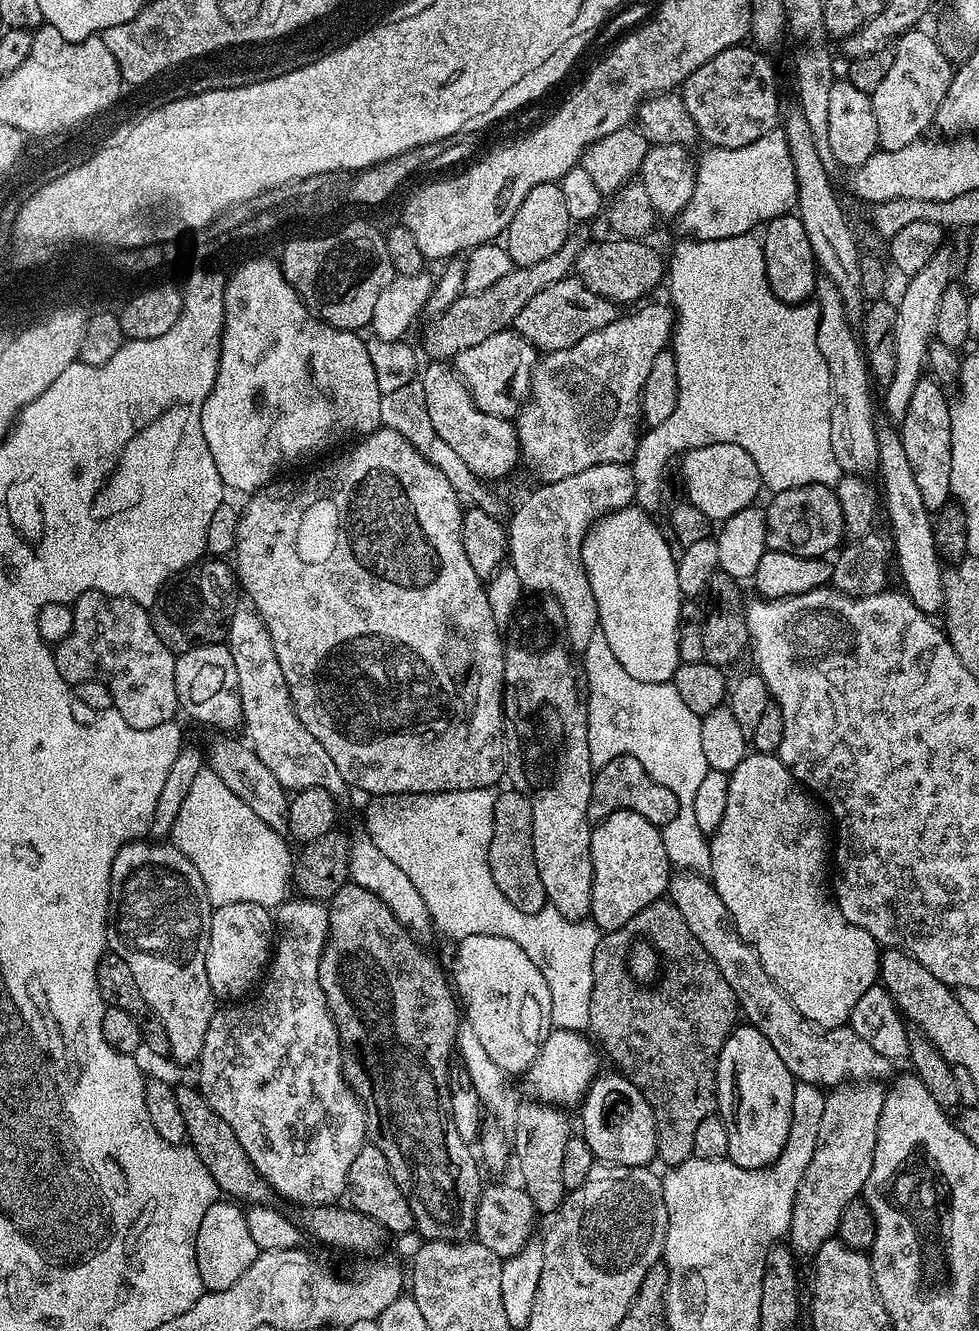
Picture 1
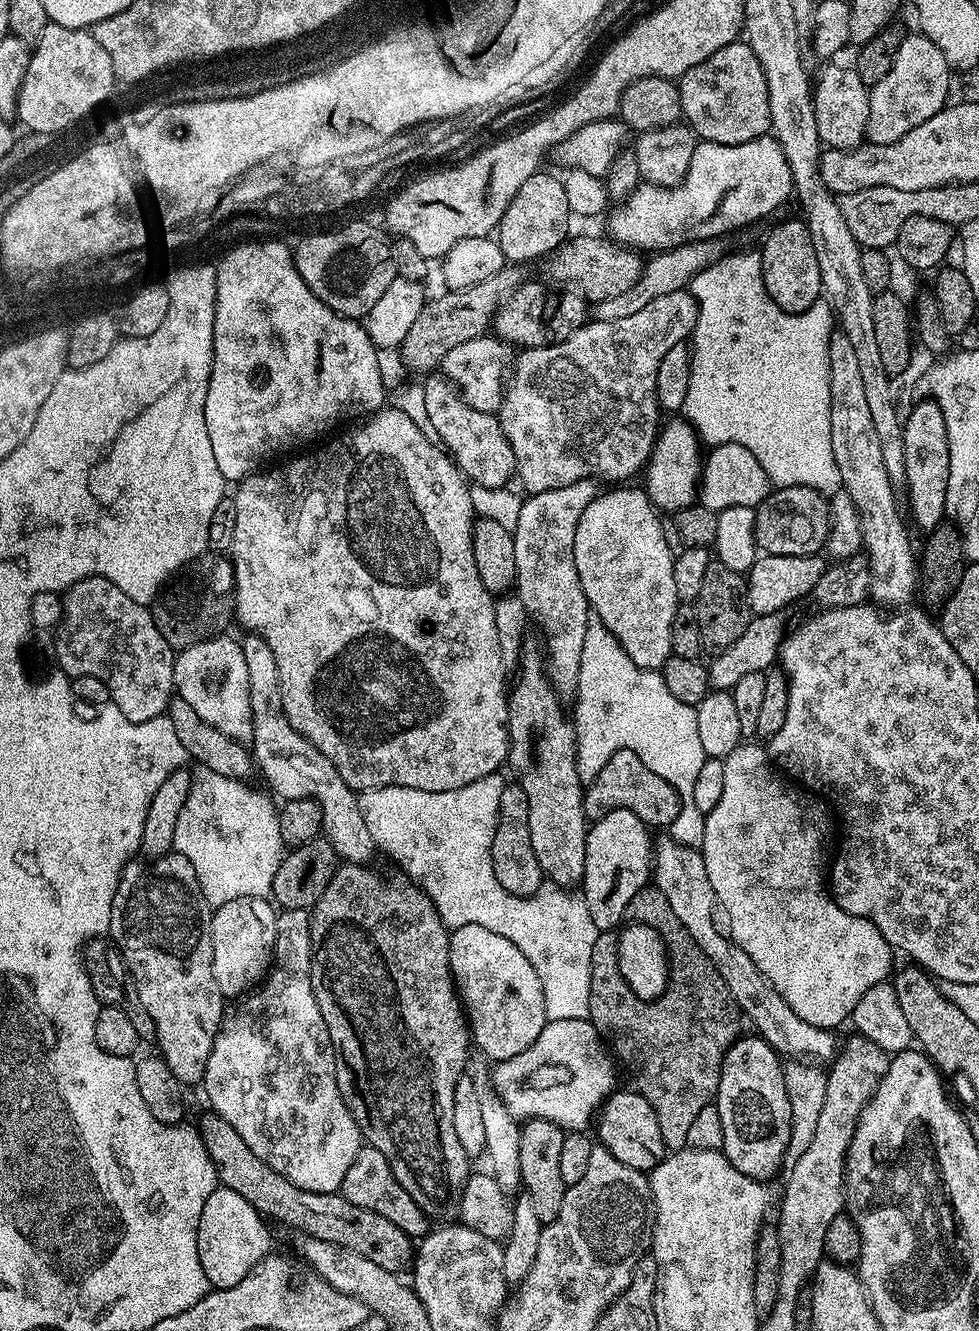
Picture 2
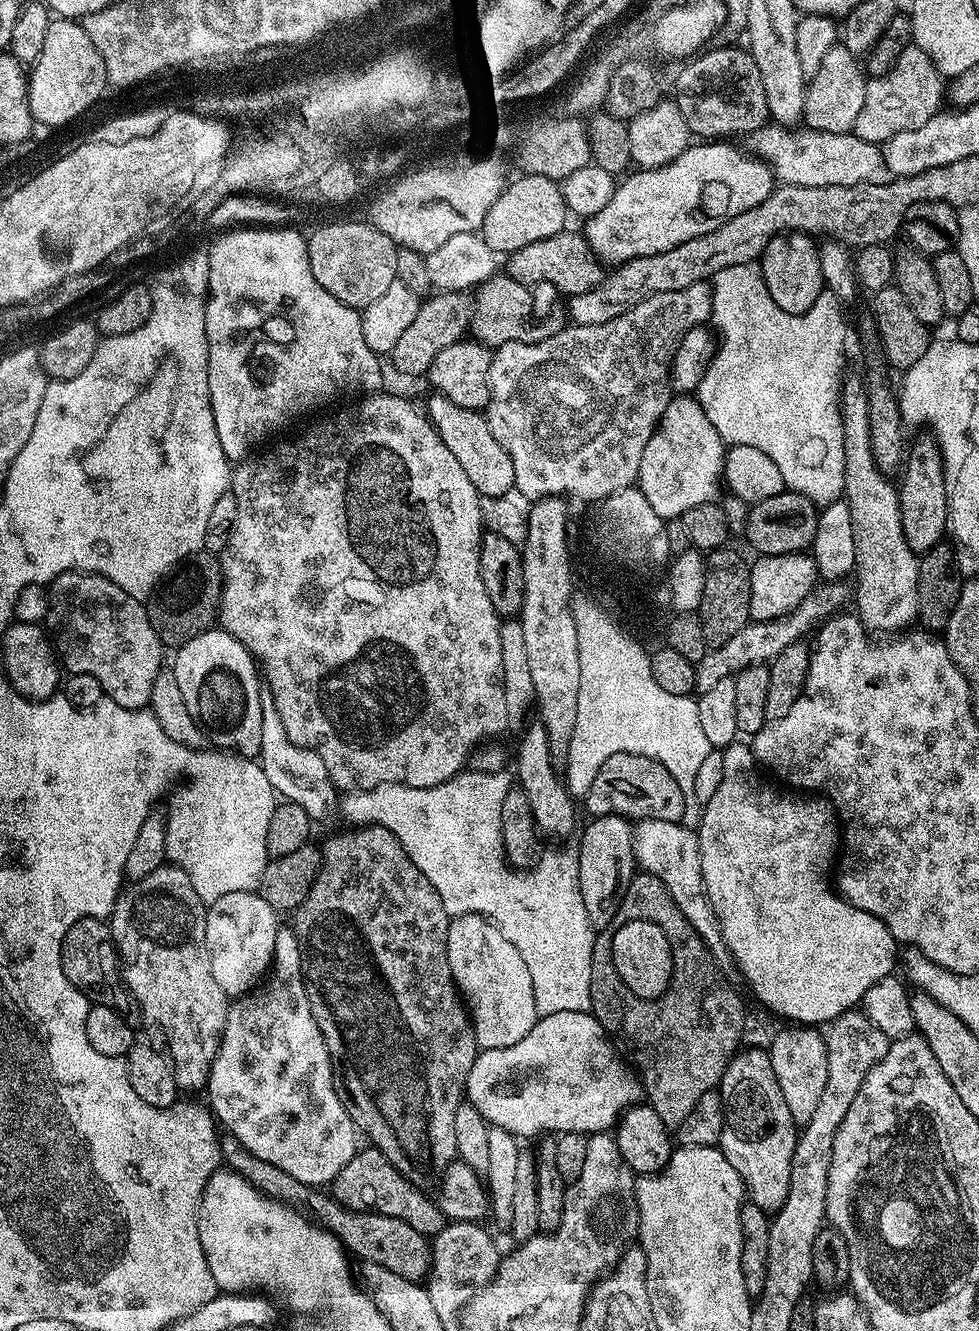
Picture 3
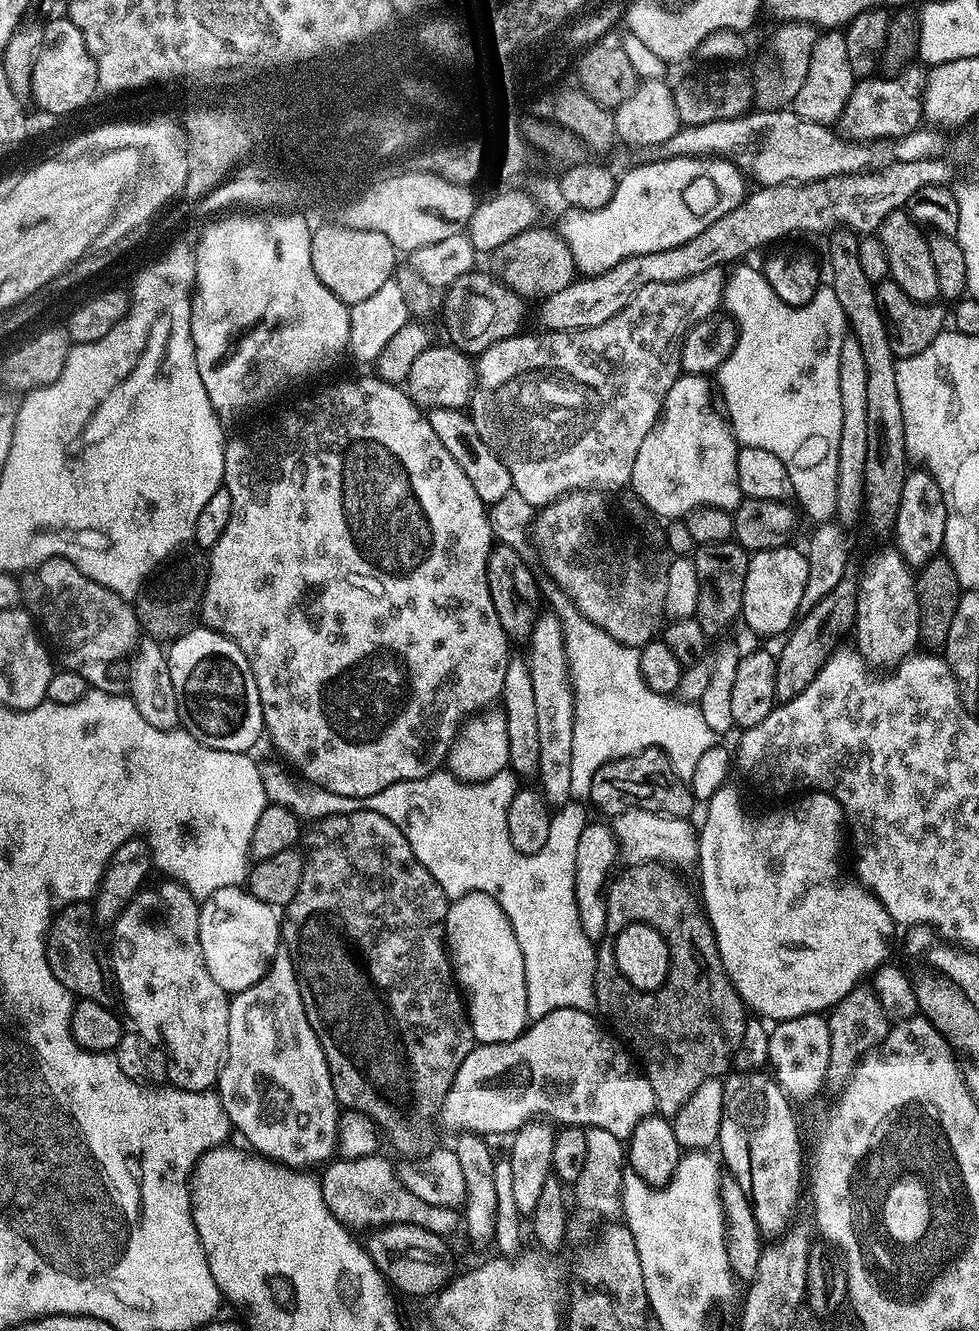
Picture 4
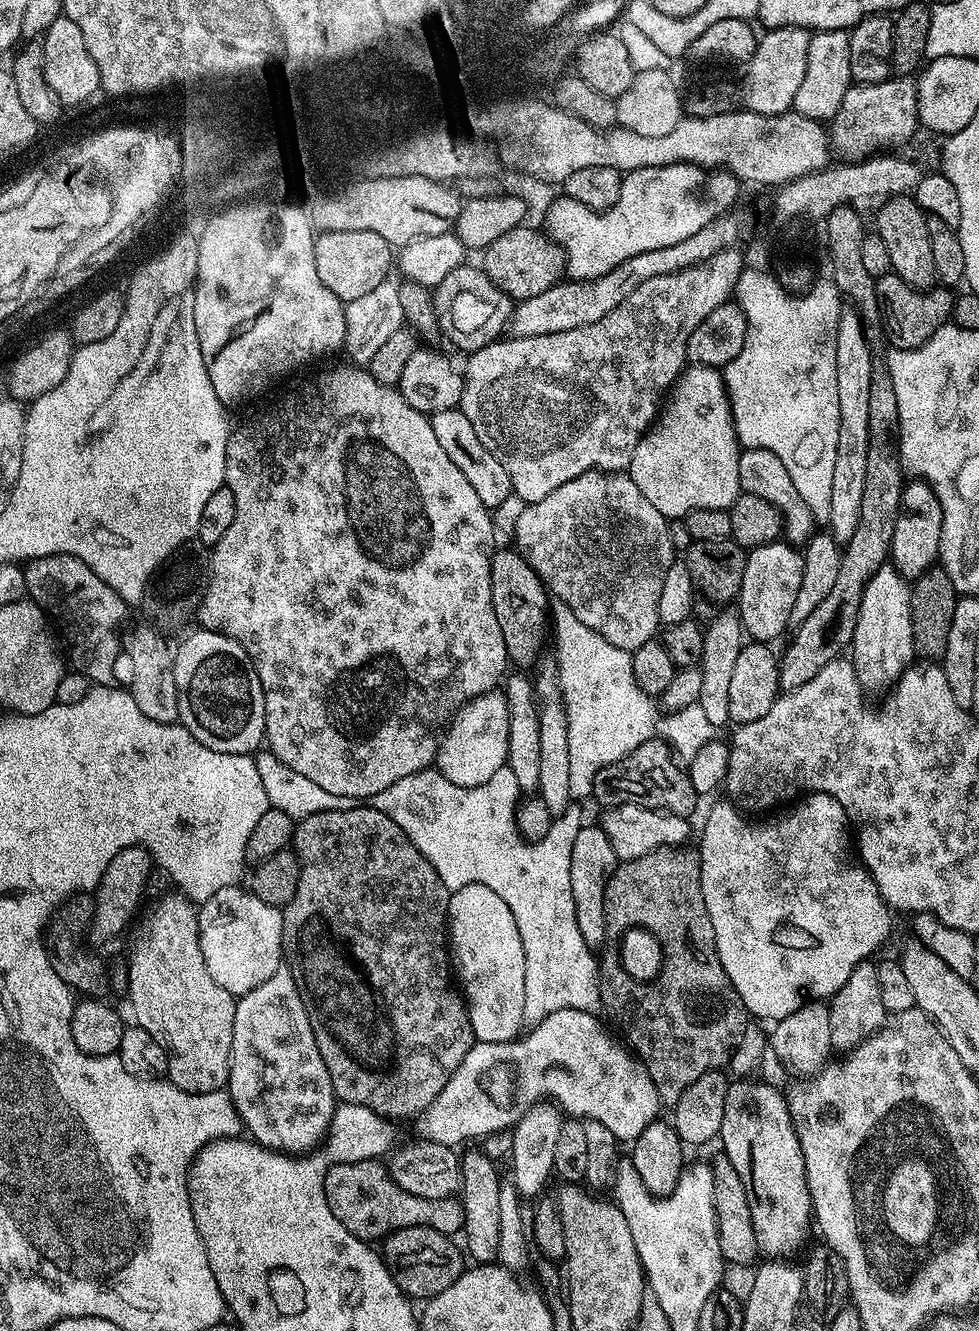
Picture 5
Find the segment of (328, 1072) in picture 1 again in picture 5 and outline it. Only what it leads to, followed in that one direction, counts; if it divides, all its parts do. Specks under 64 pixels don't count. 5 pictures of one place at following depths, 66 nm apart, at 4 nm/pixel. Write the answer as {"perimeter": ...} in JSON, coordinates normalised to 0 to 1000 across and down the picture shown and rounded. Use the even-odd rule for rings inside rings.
{"perimeter":[[[293,726],[280,729],[280,732],[276,732],[268,741],[259,741],[259,744],[250,745],[242,751],[231,820],[245,838],[246,845],[251,850],[253,847],[252,853],[272,863],[291,867],[314,867],[326,863],[335,853],[345,827],[333,804],[333,798],[329,798],[313,756],[308,756],[304,741]]]}

